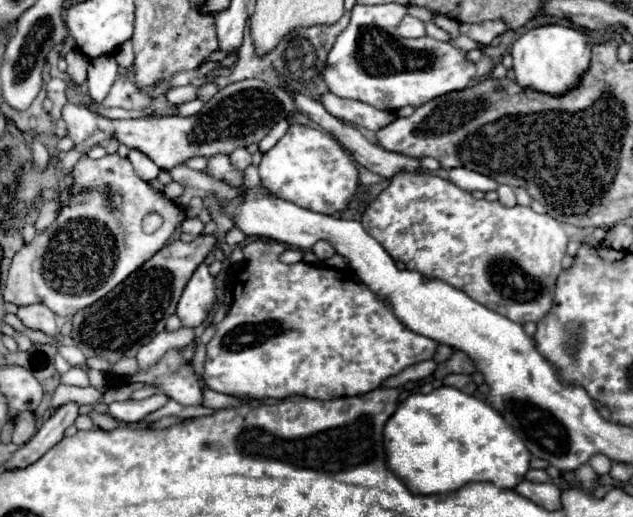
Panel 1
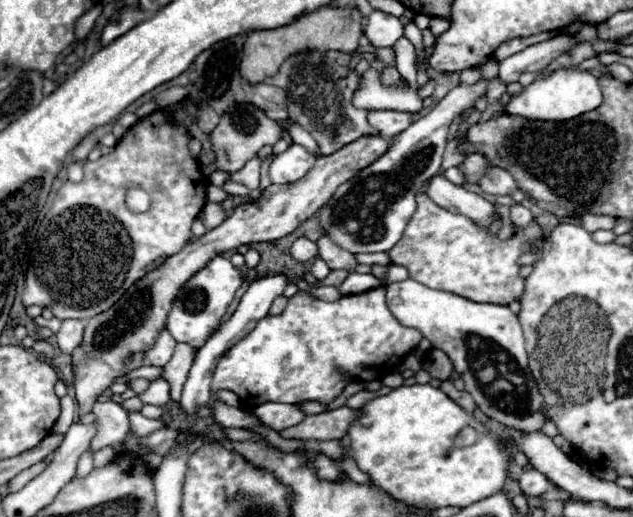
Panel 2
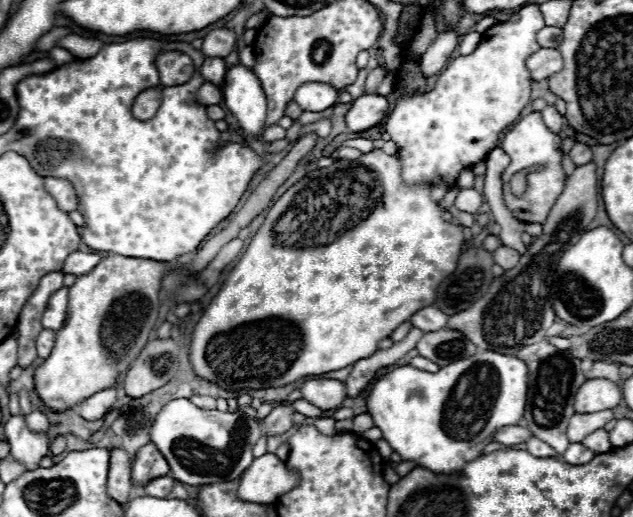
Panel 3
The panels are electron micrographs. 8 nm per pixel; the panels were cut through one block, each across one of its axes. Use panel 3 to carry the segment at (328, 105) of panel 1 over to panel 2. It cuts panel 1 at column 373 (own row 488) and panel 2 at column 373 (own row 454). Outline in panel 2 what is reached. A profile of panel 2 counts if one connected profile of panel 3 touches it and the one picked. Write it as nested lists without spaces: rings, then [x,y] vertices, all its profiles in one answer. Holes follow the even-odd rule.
[[[372,110],[372,112],[368,112],[368,122],[382,136],[394,138],[394,136],[398,136],[400,132],[404,132],[414,122],[414,114],[394,112],[394,110],[380,110],[380,112]]]

